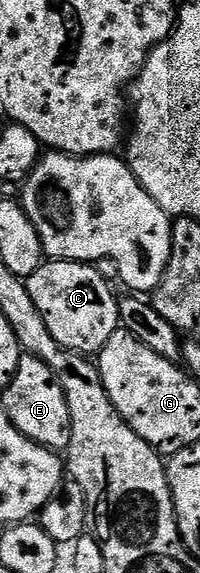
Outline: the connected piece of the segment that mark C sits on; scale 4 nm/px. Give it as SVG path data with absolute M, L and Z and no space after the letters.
M46 259L25 285L43 322L47 322L47 330L51 330L51 338L61 348L78 354L97 354L107 338L117 332L121 323L119 296L113 293L114 285L101 277L92 263Z

